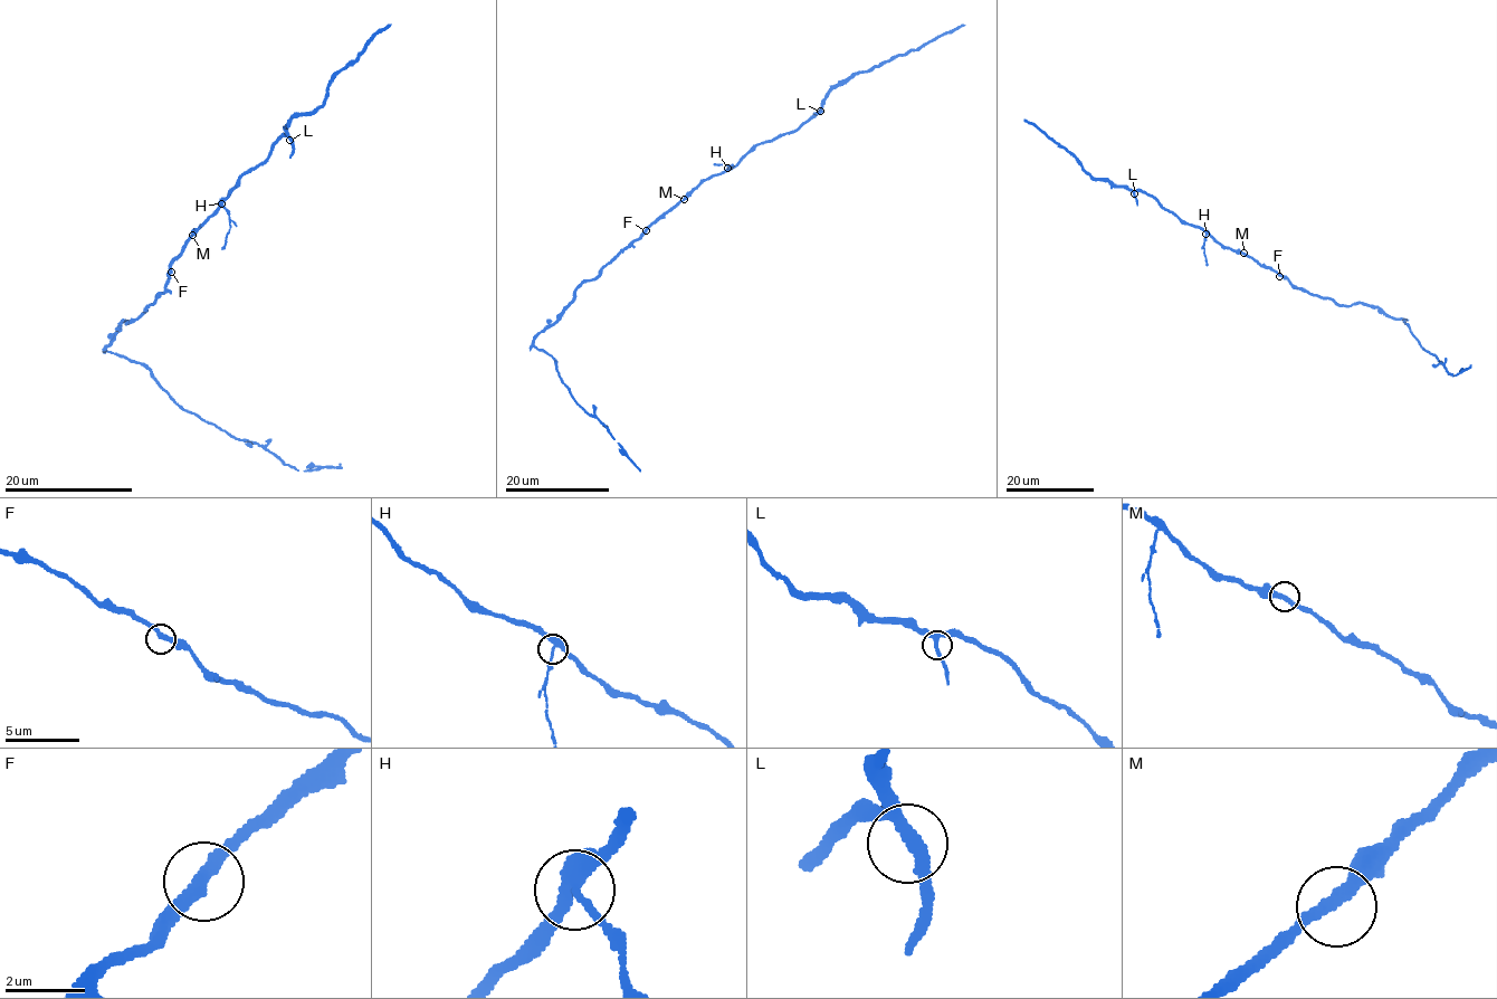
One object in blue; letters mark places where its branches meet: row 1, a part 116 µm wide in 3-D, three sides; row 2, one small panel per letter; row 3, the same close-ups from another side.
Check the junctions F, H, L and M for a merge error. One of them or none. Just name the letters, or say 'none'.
H

